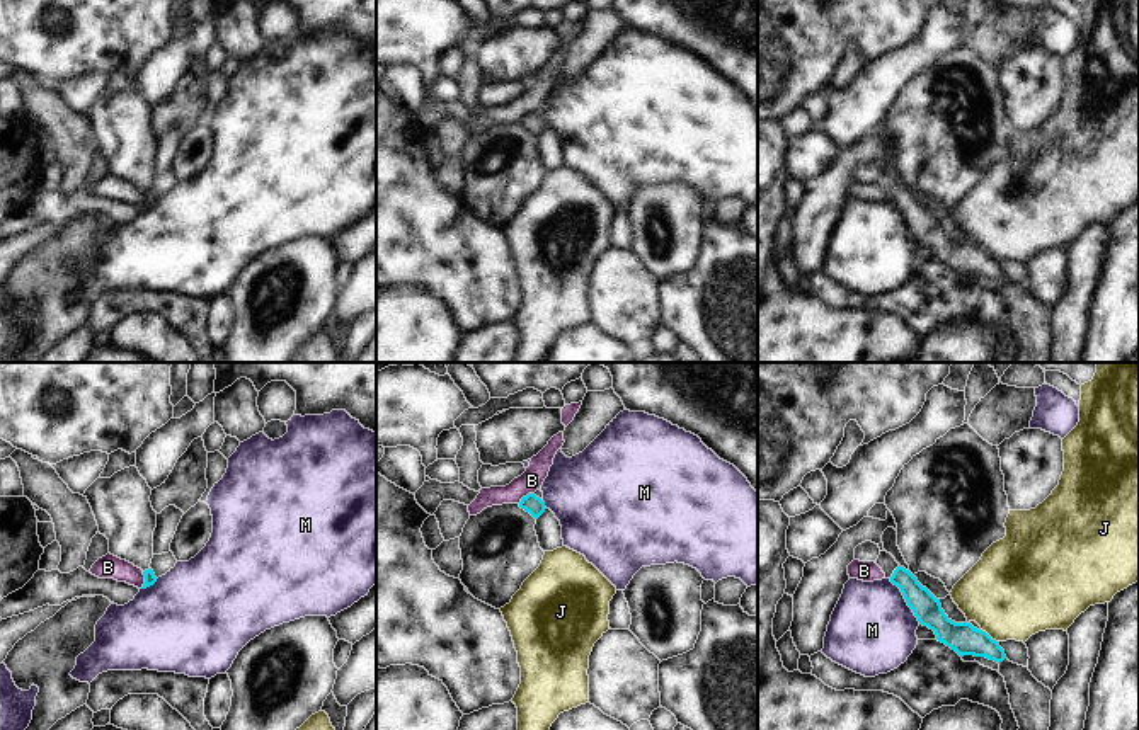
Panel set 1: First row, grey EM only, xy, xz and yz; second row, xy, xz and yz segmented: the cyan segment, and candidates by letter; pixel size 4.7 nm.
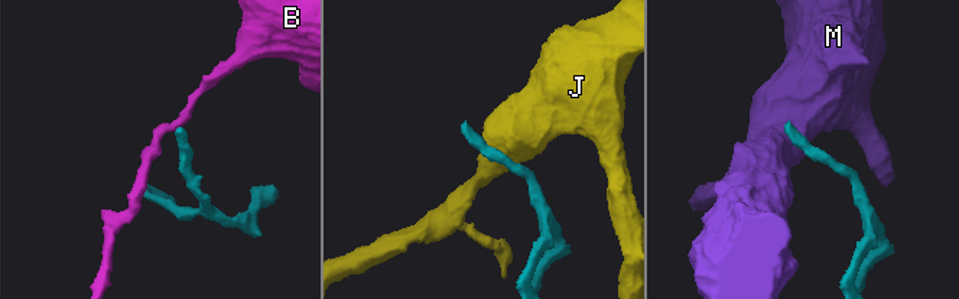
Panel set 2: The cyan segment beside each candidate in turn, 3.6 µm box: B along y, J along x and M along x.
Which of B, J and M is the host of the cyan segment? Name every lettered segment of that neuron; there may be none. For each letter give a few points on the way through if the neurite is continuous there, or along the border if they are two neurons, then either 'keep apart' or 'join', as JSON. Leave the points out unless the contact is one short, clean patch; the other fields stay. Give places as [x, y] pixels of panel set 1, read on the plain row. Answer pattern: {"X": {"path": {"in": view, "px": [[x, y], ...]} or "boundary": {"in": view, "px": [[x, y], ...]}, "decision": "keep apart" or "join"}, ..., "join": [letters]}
{"B": {"boundary": {"in": "xz", "px": [[533, 111], [528, 111], [518, 121]]}, "decision": "keep apart"}, "J": {"decision": "keep apart"}, "M": {"boundary": {"in": "yz", "px": [[889, 198], [899, 208], [920, 242]]}, "decision": "keep apart"}, "join": []}

